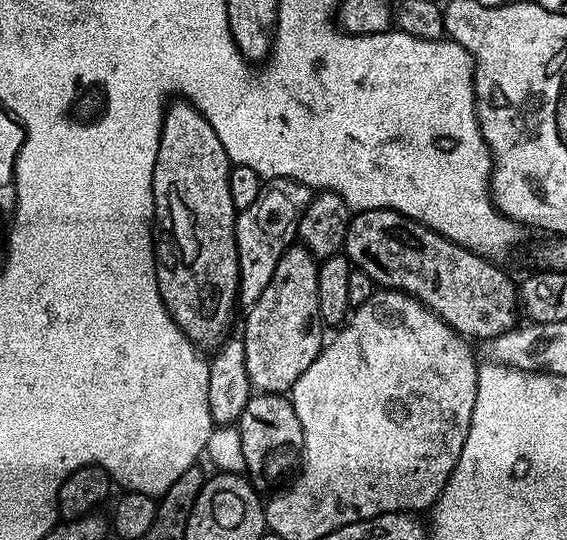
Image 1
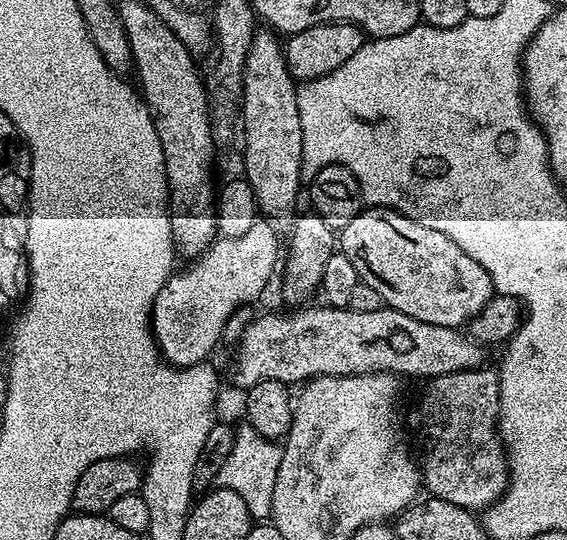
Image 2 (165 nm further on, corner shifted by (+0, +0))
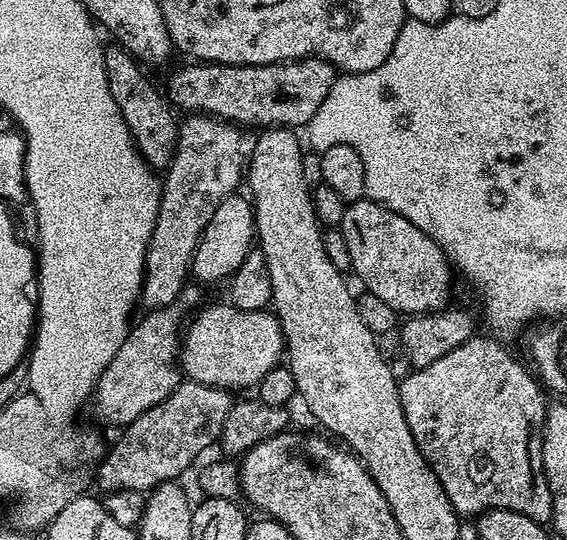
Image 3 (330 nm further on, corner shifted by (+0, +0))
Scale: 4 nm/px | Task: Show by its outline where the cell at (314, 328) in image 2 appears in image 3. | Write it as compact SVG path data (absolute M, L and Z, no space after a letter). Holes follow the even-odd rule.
M230 302L223 303L212 304L209 308L201 307L189 324L187 321L178 353L181 373L191 383L205 384L211 388L255 389L285 355L280 322L271 311L238 310Z

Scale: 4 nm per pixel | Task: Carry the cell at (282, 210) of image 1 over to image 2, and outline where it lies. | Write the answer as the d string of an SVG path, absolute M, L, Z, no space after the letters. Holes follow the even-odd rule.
M258 218L254 222L254 226L250 226L250 230L246 230L246 234L242 234L242 238L226 238L225 236L220 236L213 240L212 244L201 254L201 256L195 257L195 259L189 263L192 264L189 268L184 268L181 272L180 269L173 271L167 282L162 286L162 290L158 290L158 298L154 298L154 306L152 307L152 337L156 339L156 345L160 348L160 355L163 356L165 361L171 364L172 367L189 368L195 364L205 363L205 361L209 359L208 355L215 350L216 343L221 343L226 322L230 322L230 314L234 314L234 310L238 310L244 304L252 304L253 302L256 302L256 299L263 294L264 287L271 282L272 275L274 275L275 272L277 275L278 265L281 263L280 236L276 233L276 228L272 224L275 223L269 222L264 218Z

